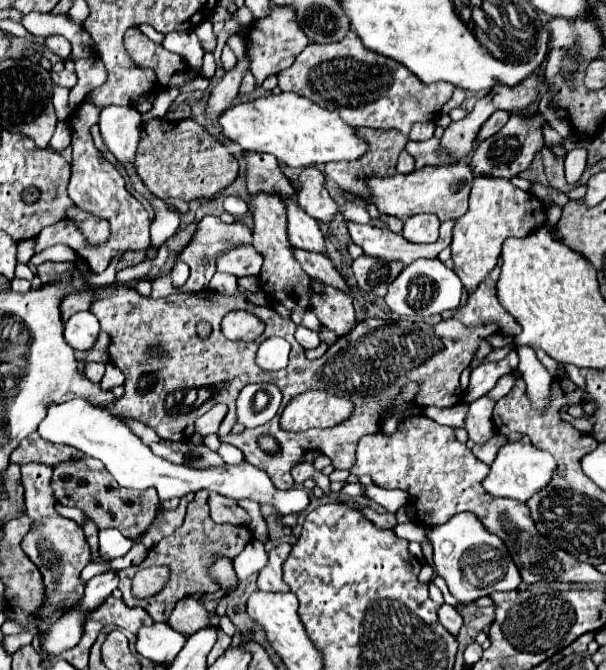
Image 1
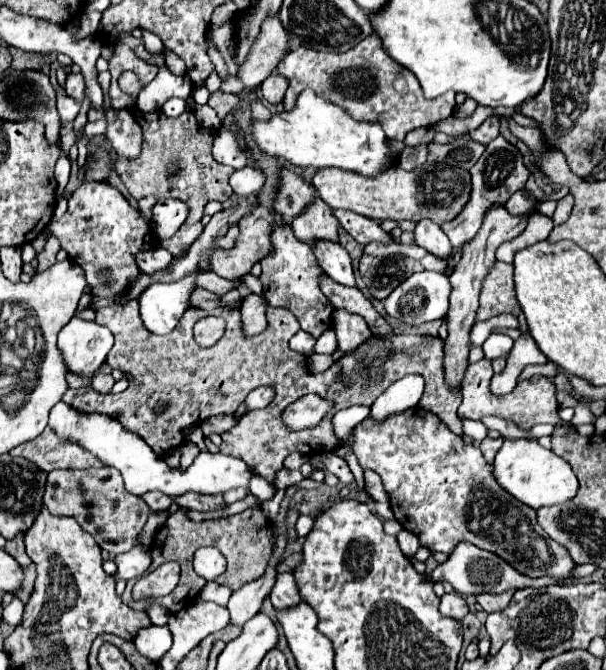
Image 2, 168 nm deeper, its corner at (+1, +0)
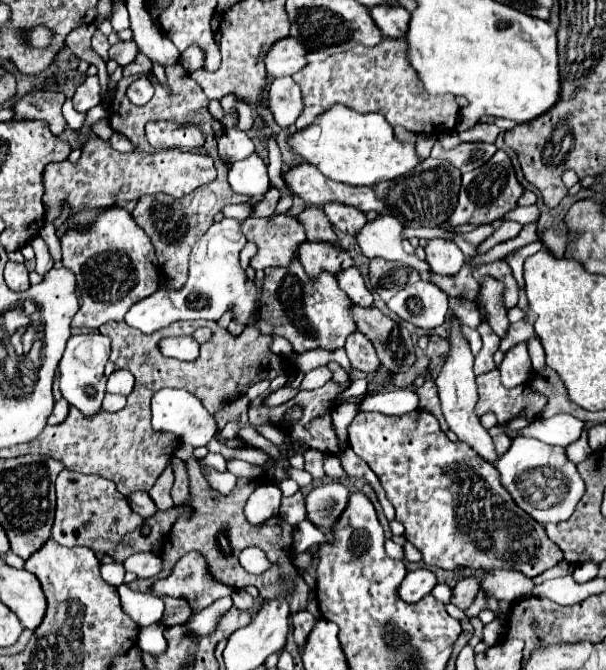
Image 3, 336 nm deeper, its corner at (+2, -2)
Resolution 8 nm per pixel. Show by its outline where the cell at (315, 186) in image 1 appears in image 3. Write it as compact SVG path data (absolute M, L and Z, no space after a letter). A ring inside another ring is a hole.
M303 241L299 245L299 261L305 267L305 271L315 277L321 271L329 271L335 275L335 271L341 271L341 267L351 267L353 259L347 249L341 245L333 245L327 241Z

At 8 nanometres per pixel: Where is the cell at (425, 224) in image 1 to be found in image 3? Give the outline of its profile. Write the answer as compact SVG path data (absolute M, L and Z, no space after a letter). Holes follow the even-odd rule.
M429 239L425 253L431 271L439 275L455 275L465 263L461 249L451 239Z

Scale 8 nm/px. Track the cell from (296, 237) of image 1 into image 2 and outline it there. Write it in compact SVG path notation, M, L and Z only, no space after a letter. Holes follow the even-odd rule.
M318 241L312 249L318 257L320 267L324 269L328 277L332 277L334 281L346 287L356 287L352 259L344 247L340 247L338 243L330 243L330 241Z

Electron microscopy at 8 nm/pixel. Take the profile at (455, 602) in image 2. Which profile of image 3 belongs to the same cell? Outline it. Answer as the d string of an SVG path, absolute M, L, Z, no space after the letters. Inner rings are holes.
M463 579L463 581L459 581L457 583L457 587L453 589L453 597L451 597L451 603L455 605L455 607L459 607L461 611L467 611L469 609L469 605L473 603L473 597L477 595L477 591L479 591L479 585L477 583L473 583L473 579Z

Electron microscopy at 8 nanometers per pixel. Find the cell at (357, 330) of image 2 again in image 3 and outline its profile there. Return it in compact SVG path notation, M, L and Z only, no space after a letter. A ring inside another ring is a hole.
M355 331L355 333L351 333L347 337L345 351L347 351L347 357L349 357L351 365L355 369L363 371L363 373L373 373L379 367L379 359L375 355L375 347L361 331Z

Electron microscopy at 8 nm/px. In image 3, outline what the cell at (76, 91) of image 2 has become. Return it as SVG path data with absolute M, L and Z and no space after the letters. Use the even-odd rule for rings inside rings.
M97 75L95 77L87 77L77 89L75 89L75 95L73 95L73 107L79 111L79 113L85 113L89 111L91 107L99 105L99 93L101 93L101 87L99 87L99 79Z

